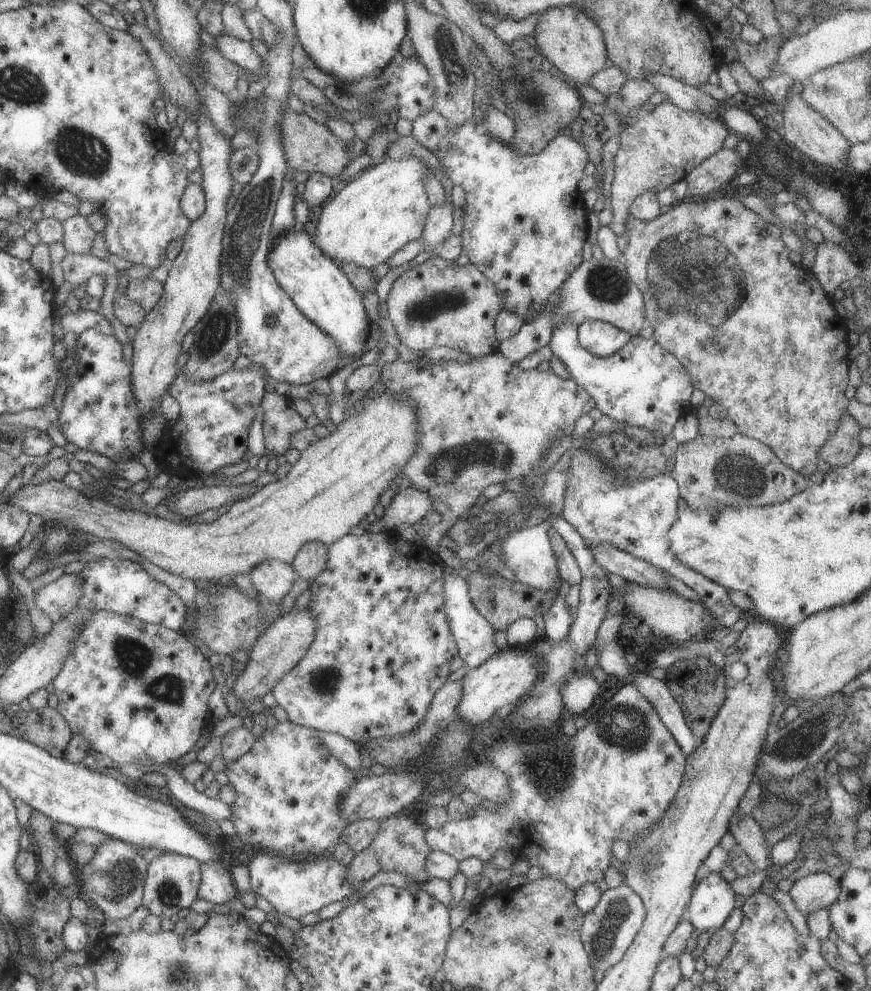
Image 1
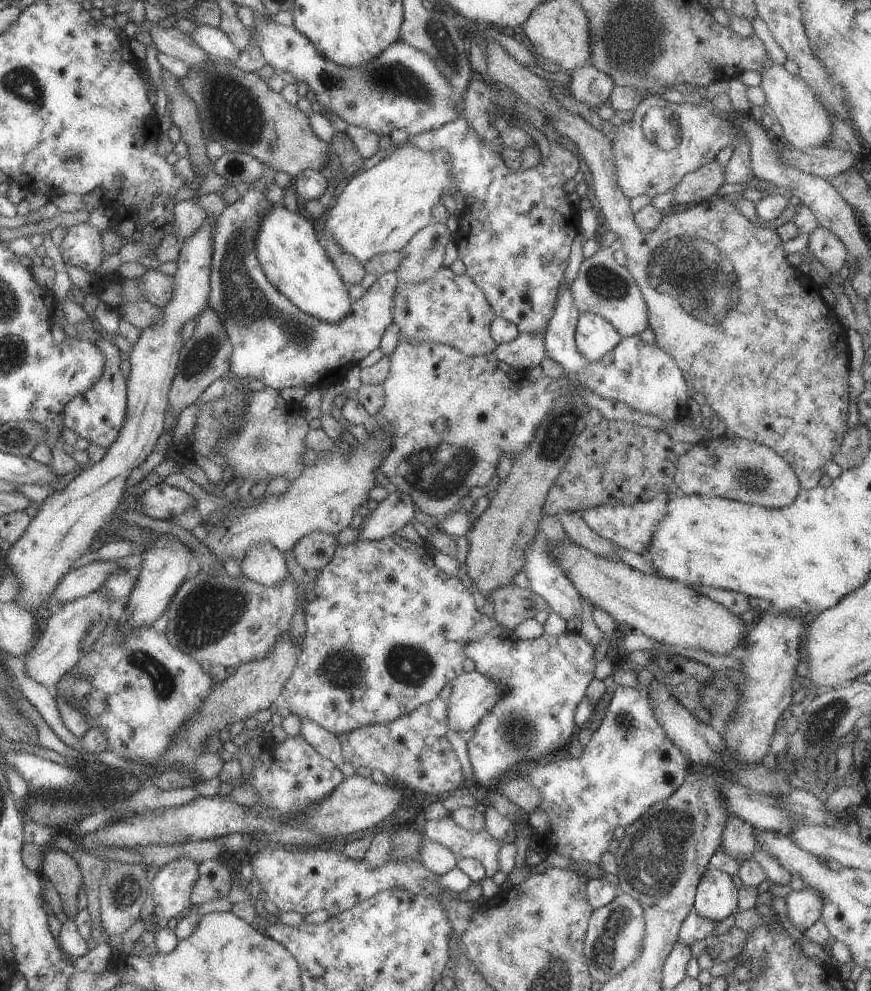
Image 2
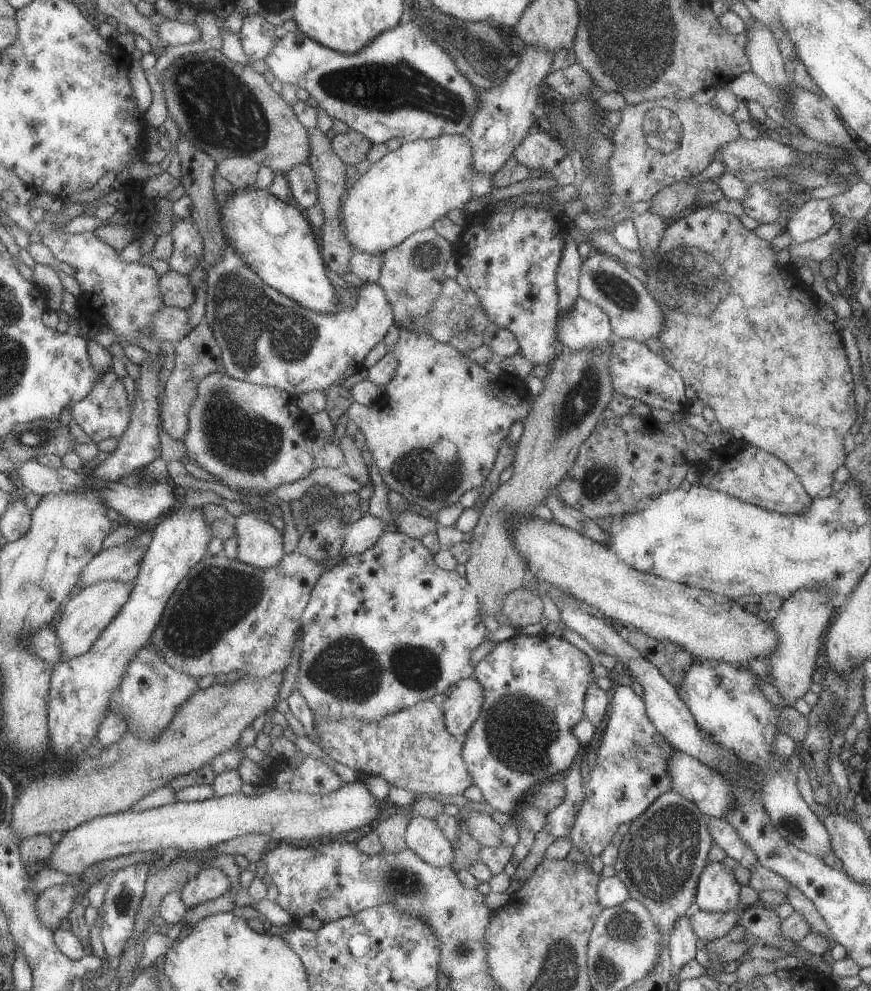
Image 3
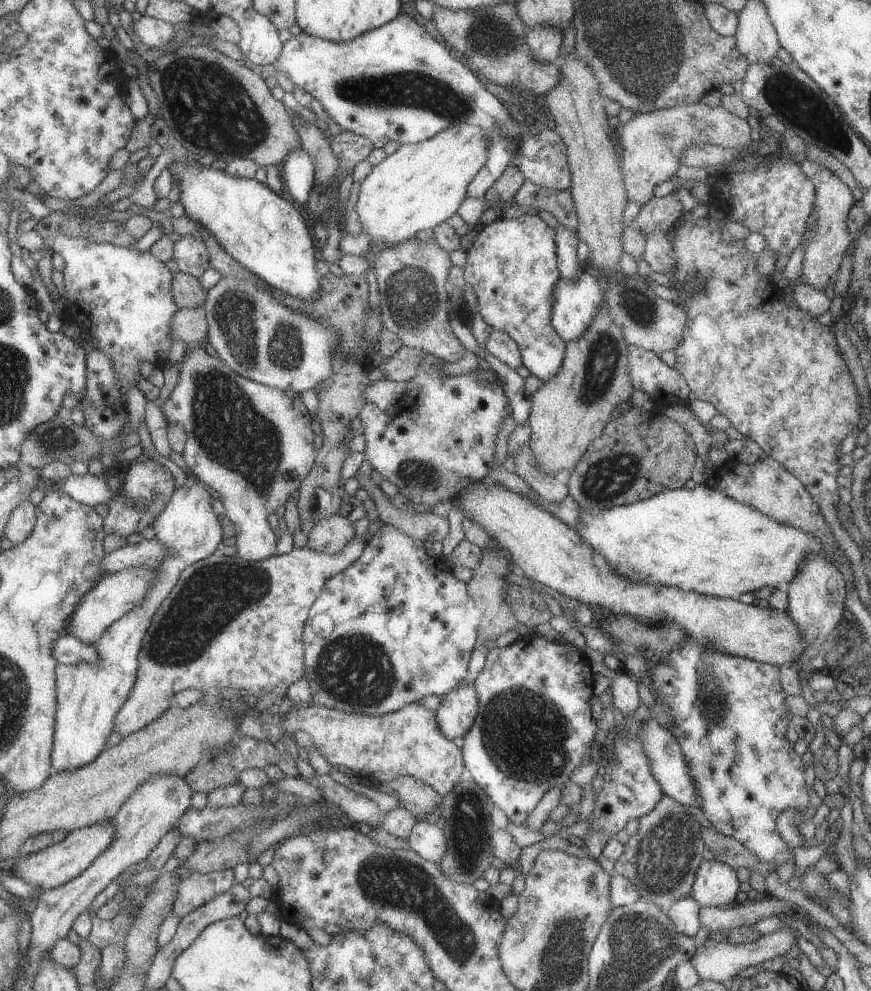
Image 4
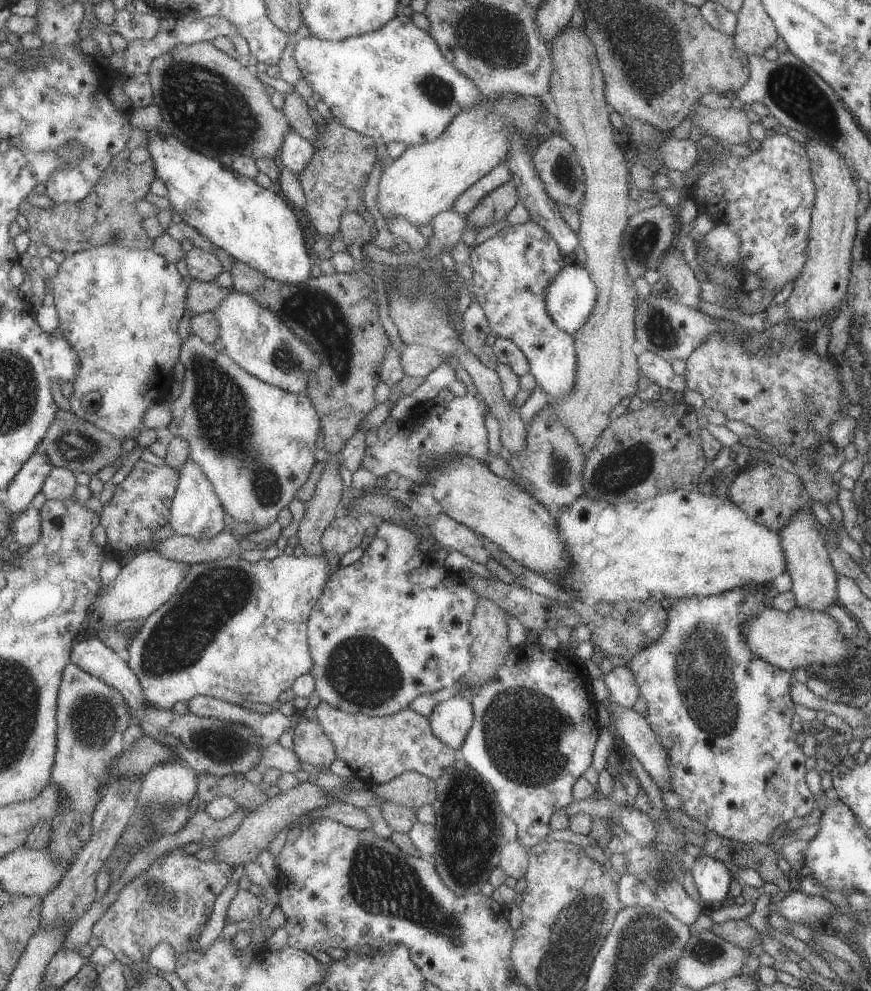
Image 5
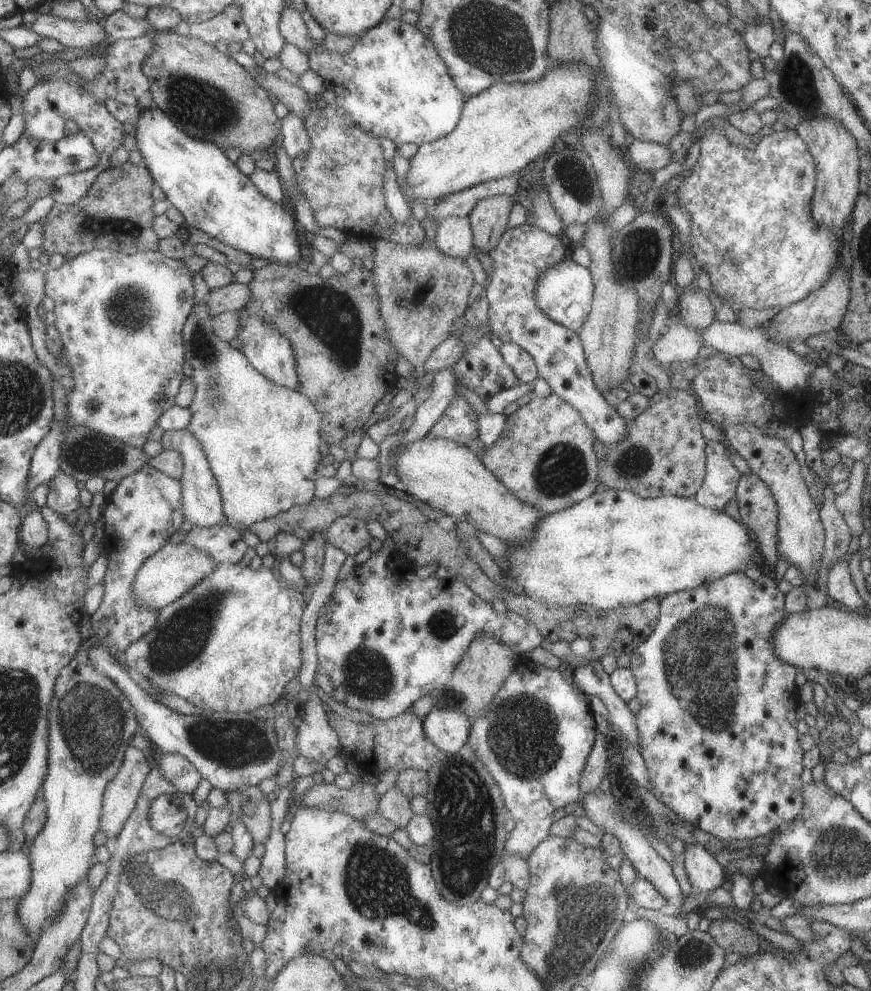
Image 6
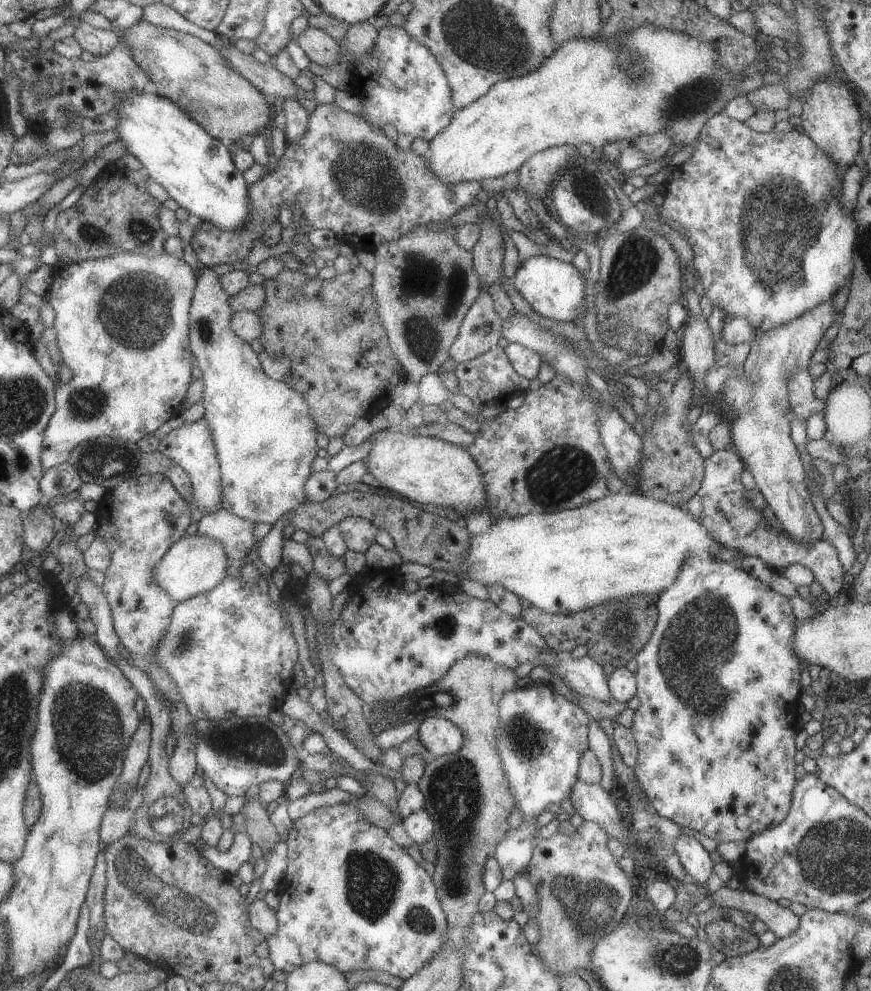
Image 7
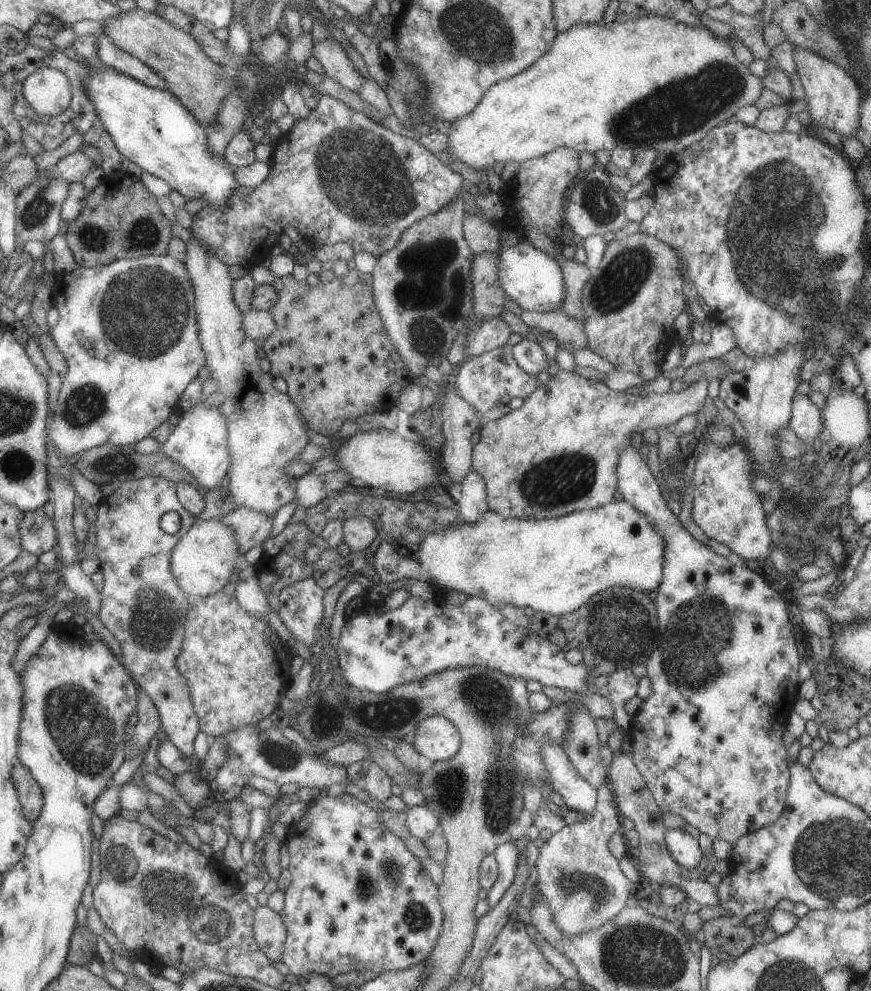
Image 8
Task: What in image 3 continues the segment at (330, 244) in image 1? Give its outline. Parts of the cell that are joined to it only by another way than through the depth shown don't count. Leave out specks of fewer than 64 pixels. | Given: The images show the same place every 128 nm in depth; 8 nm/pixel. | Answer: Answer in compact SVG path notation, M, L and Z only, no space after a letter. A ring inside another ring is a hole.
M464 134L441 135L430 139L417 139L414 141L403 142L395 150L387 151L386 154L379 160L372 162L367 172L362 175L356 175L351 181L349 181L340 208L342 227L344 228L345 236L347 237L347 240L349 241L349 244L352 246L353 250L364 252L370 255L381 254L388 248L398 245L410 234L431 227L437 219L445 217L449 210L453 210L455 208L460 209L461 207L471 205L474 201L472 192L470 191L472 162L471 144Z

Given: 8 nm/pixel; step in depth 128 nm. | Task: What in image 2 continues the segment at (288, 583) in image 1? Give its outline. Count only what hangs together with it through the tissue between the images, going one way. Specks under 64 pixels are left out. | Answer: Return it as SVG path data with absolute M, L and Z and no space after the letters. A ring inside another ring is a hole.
M267 542L245 550L245 556L240 562L240 572L251 582L257 582L261 586L279 584L289 574L281 552Z

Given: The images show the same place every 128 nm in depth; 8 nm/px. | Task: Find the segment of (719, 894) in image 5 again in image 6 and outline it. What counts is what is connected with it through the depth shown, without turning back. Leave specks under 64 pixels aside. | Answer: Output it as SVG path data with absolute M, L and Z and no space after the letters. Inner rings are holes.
M687 845L682 857L687 880L693 889L697 889L703 895L721 887L728 879L727 872L719 866L715 856L709 854L703 846Z

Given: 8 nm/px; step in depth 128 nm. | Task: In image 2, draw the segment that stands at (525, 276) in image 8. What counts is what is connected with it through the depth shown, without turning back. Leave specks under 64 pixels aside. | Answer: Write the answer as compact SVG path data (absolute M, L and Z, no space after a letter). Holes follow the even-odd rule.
M578 313L574 343L578 353L588 361L599 360L621 340L613 325L598 314Z

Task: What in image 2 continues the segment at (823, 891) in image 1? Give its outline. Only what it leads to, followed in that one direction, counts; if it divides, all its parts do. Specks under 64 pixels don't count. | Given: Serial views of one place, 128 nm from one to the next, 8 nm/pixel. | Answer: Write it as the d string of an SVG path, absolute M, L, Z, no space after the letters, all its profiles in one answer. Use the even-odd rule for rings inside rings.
M813 886L791 891L785 898L788 922L795 925L799 932L805 932L820 918L822 906L823 896Z

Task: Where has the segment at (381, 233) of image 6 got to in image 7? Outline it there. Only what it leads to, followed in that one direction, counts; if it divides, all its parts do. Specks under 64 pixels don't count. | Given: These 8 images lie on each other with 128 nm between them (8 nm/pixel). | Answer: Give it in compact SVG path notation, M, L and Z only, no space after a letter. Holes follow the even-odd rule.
M333 102L318 103L315 109L308 114L306 129L303 131L301 138L298 138L298 141L295 142L287 142L283 154L278 160L272 161L266 173L261 177L261 180L247 185L248 207L250 209L252 208L252 213L248 214L246 225L236 228L235 230L220 229L212 222L201 220L199 217L190 214L187 221L193 226L194 230L189 244L201 265L211 267L214 264L230 264L232 262L243 261L247 254L249 254L249 250L251 250L253 244L255 244L255 240L260 240L264 230L267 230L267 227L270 227L276 222L279 214L279 206L281 206L281 204L287 204L289 210L292 211L295 204L298 204L301 209L301 218L306 219L307 224L309 224L311 228L325 228L325 230L331 230L338 242L347 243L355 250L362 249L367 252L373 252L373 250L382 243L394 241L416 226L426 225L427 222L439 223L445 221L446 218L451 218L455 212L459 211L464 206L469 205L471 201L475 202L474 196L479 189L480 184L477 181L461 181L446 185L428 169L426 158L415 154L415 151L411 147L402 151L395 143L393 144L392 141L389 141L389 138L387 138L381 128L370 125L363 117L346 112L337 107Z

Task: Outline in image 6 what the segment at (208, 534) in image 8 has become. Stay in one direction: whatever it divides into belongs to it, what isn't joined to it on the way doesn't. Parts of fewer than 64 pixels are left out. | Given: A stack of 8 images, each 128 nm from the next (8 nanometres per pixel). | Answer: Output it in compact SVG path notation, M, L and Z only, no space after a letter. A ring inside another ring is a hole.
M166 543L155 554L145 558L145 562L141 562L141 566L135 572L135 578L131 582L131 592L133 592L135 600L139 602L139 606L143 604L153 610L159 610L177 600L179 596L183 596L193 584L197 584L199 580L209 576L214 568L213 560L205 552L195 550L189 544Z

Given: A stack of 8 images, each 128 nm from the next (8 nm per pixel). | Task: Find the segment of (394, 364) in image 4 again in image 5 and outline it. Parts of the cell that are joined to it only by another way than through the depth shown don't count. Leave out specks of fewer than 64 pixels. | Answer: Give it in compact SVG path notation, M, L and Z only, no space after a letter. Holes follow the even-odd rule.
M404 345L400 347L399 364L405 377L423 380L434 368L437 368L444 358L433 348L419 345Z

